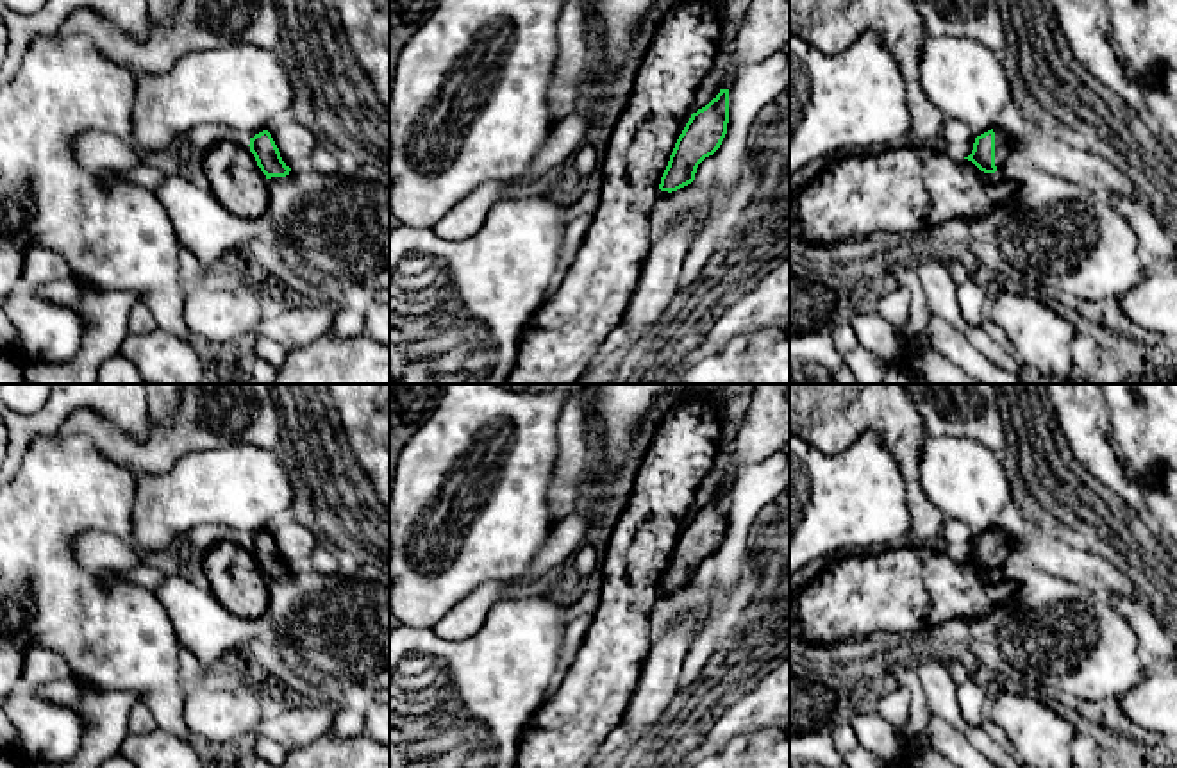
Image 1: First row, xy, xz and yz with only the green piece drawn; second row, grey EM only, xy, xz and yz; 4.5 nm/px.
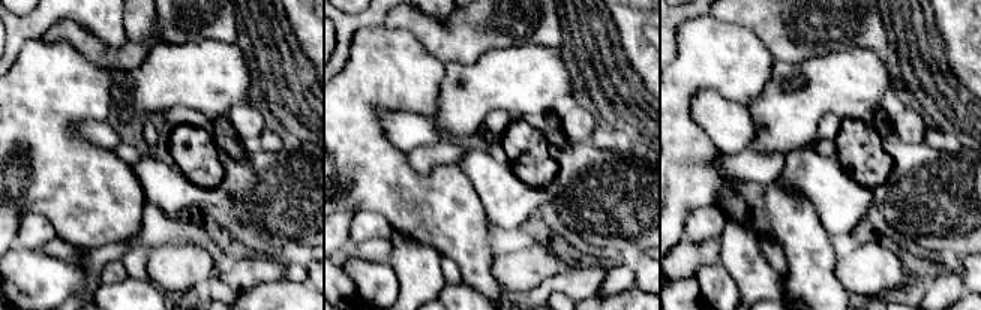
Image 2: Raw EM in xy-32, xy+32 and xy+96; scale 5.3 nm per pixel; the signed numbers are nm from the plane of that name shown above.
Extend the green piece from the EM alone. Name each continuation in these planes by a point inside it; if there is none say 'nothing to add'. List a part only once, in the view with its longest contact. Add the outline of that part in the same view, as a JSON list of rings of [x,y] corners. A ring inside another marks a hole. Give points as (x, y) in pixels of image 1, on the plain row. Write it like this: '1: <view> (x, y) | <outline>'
1: yz (1002, 545) | [[[993,529],[993,532],[995,532],[995,566],[998,570],[1013,554],[1013,545],[1009,541],[1009,536],[1002,529]]]

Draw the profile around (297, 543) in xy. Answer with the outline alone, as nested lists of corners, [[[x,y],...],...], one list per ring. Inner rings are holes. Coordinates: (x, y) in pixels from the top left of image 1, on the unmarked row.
[[[291,511],[273,516],[266,530],[271,534],[282,561],[291,570],[304,568],[321,547],[316,532],[302,525]]]

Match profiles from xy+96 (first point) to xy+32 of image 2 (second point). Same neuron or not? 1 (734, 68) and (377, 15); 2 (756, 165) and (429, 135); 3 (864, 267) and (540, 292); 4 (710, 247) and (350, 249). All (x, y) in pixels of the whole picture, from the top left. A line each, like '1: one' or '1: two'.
1: two
2: two
3: two
4: one

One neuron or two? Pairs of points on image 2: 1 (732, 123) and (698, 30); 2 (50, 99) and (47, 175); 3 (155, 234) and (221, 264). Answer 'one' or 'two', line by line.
1: two
2: one
3: one

